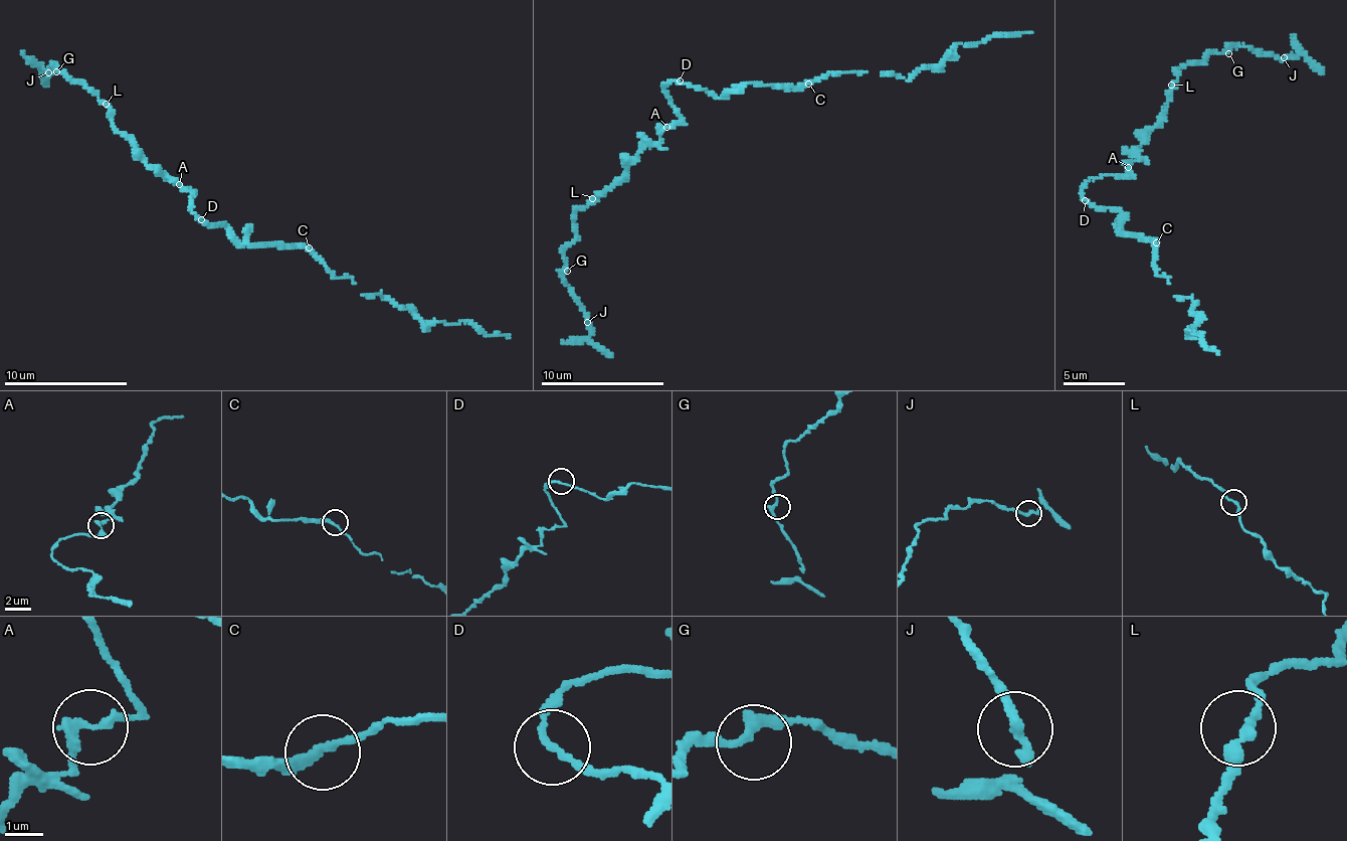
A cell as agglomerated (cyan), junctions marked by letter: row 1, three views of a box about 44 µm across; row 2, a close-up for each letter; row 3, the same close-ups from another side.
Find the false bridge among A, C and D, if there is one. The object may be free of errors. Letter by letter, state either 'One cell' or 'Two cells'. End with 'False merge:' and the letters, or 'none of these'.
A: One cell
C: One cell
D: One cell
False merge: none of these

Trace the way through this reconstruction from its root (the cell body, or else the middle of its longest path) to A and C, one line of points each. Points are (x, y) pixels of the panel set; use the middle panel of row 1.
A: (680, 83), (670, 80), (663, 86), (669, 104), (680, 118), (665, 128)
C: (680, 83), (699, 87), (724, 99), (748, 83), (788, 85), (790, 88), (808, 83)

